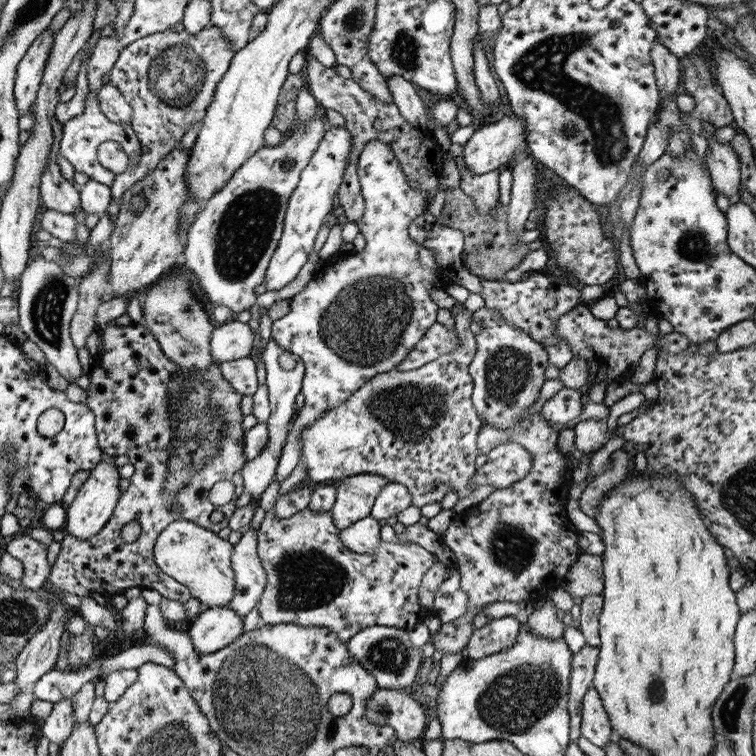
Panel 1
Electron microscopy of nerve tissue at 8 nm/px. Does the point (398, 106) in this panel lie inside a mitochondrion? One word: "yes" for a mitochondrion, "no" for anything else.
no

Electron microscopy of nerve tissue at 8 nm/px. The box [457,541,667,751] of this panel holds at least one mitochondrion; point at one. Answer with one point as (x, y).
(516, 700)

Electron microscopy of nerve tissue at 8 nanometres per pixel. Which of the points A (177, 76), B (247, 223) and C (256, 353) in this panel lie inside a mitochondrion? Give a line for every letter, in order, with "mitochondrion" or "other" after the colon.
A: mitochondrion
B: mitochondrion
C: other

